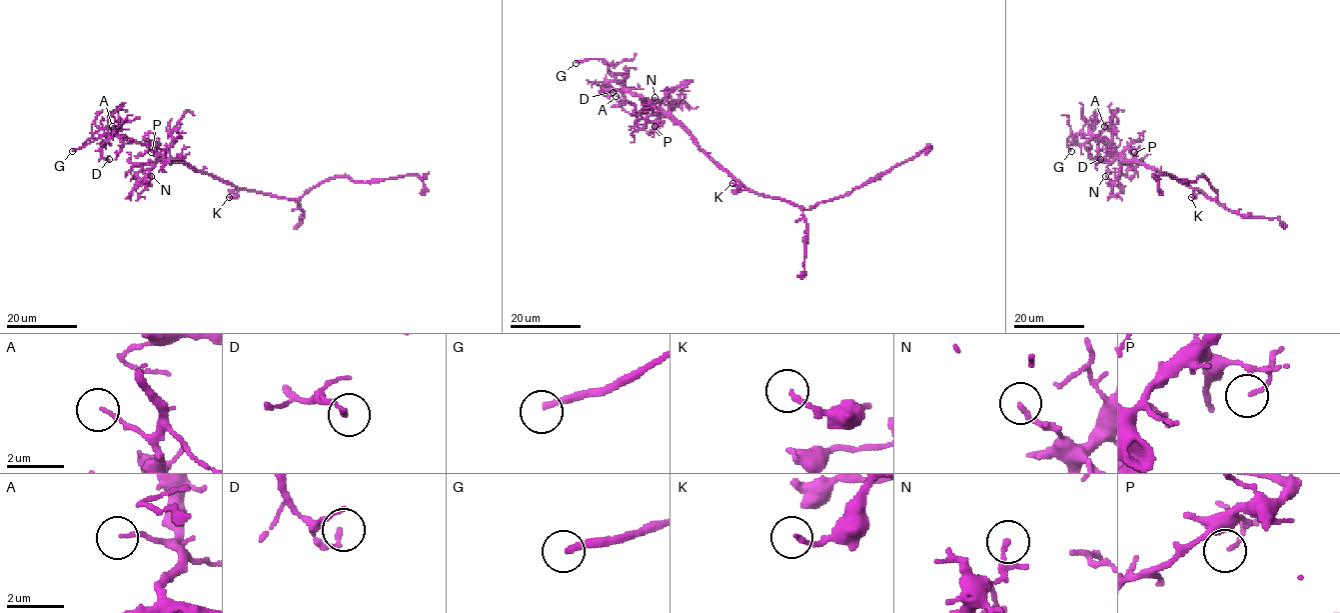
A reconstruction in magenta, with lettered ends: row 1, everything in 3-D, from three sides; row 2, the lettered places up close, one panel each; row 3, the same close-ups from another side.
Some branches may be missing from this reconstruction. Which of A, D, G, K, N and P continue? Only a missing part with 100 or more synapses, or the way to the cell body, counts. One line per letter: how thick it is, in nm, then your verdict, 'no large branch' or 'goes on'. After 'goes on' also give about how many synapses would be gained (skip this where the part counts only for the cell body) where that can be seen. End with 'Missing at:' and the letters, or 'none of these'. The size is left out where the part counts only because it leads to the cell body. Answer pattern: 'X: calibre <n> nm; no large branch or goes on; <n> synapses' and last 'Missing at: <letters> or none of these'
A: calibre 110 nm; no large branch
D: calibre 160 nm; no large branch
G: calibre 240 nm; goes on
K: calibre 170 nm; no large branch
N: calibre 150 nm; no large branch
P: calibre 110 nm; no large branch
Missing at: G

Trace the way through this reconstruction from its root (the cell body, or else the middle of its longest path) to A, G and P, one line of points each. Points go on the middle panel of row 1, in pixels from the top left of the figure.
A: (741, 186), (679, 125), (653, 104), (624, 91), (623, 100), (616, 96)
G: (741, 186), (679, 125), (653, 104), (630, 93), (603, 60), (591, 58), (576, 63)
P: (741, 186), (664, 112), (657, 123), (658, 128), (655, 126)

